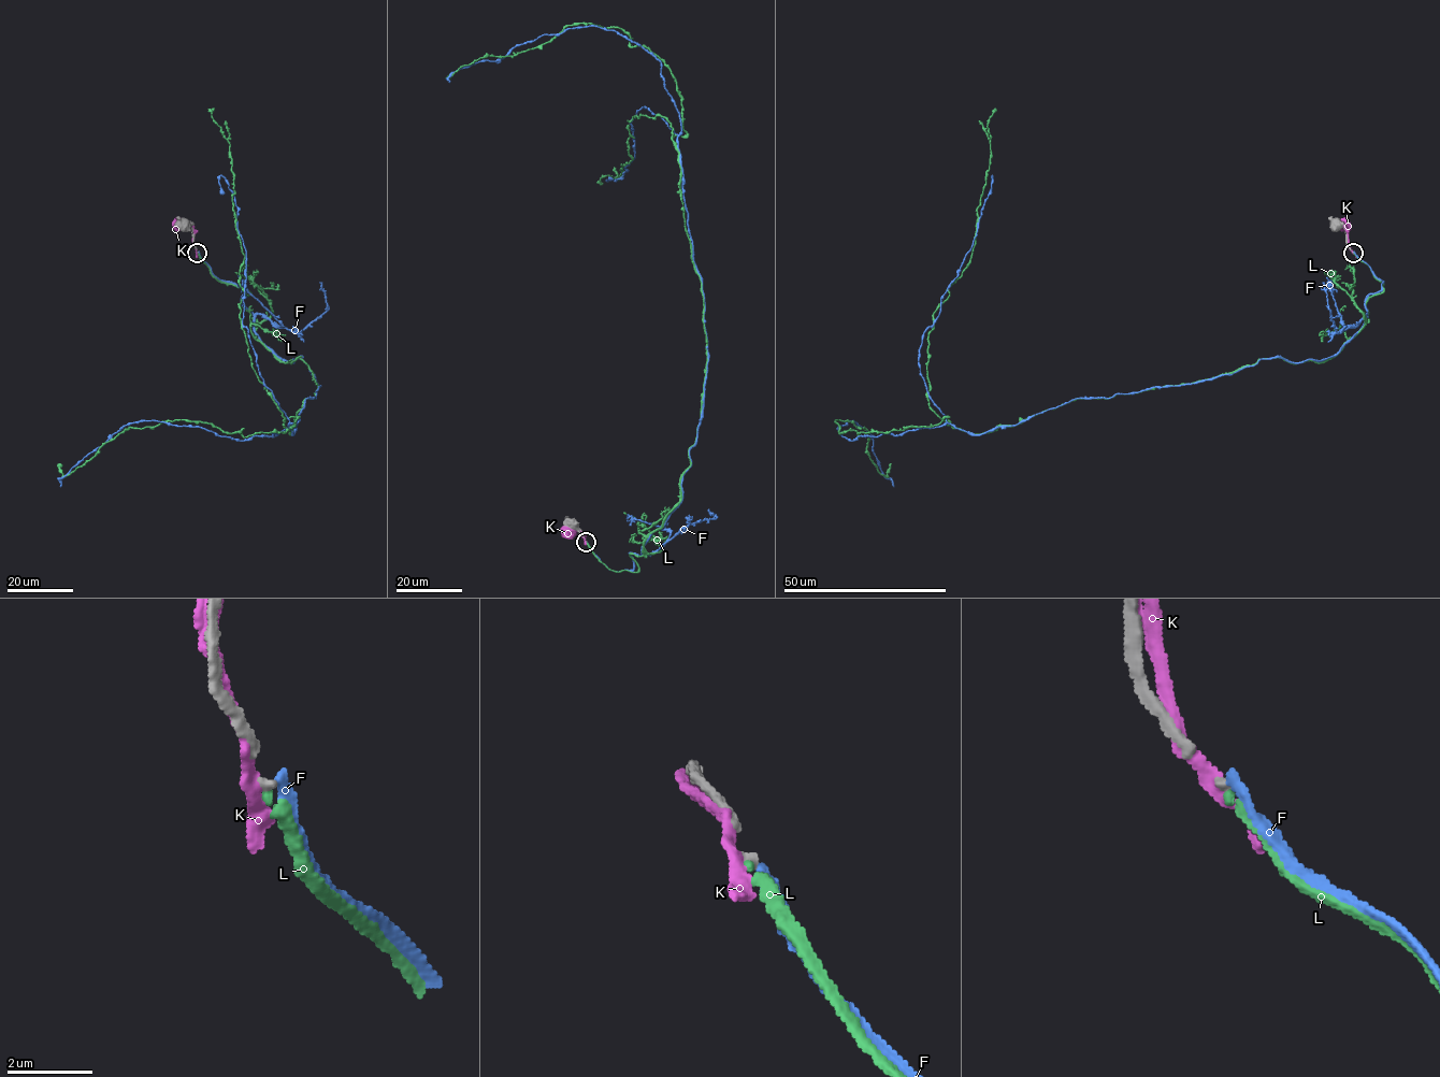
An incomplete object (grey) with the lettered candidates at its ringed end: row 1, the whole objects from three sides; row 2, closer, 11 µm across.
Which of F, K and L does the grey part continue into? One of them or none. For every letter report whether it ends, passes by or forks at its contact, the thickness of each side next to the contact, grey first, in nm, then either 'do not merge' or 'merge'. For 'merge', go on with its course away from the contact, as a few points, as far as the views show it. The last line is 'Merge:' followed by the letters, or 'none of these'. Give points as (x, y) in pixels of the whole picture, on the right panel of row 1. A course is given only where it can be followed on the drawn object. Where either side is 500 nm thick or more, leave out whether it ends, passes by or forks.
F: it ends there; 170 nm thick on the grey side, 240 nm on the other; do not merge
K: it passes by; 170 nm thick on the grey side, 280 nm on the other; do not merge
L: it ends there; 170 nm thick on the grey side, 240 nm on the other; merge; it runs (1354, 253), (1384, 289), (1323, 361), (980, 434), (835, 421), (891, 463)
Merge: L

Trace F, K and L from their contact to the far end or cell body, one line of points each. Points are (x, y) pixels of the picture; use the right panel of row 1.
F: (1354, 252), (1383, 283), (1333, 356), (1076, 398), (980, 434), (850, 441), (839, 426), (872, 435), (894, 487)
K: (1353, 252), (1343, 224)
L: (1354, 253), (1384, 289), (1323, 361), (980, 434), (835, 421), (891, 463)

